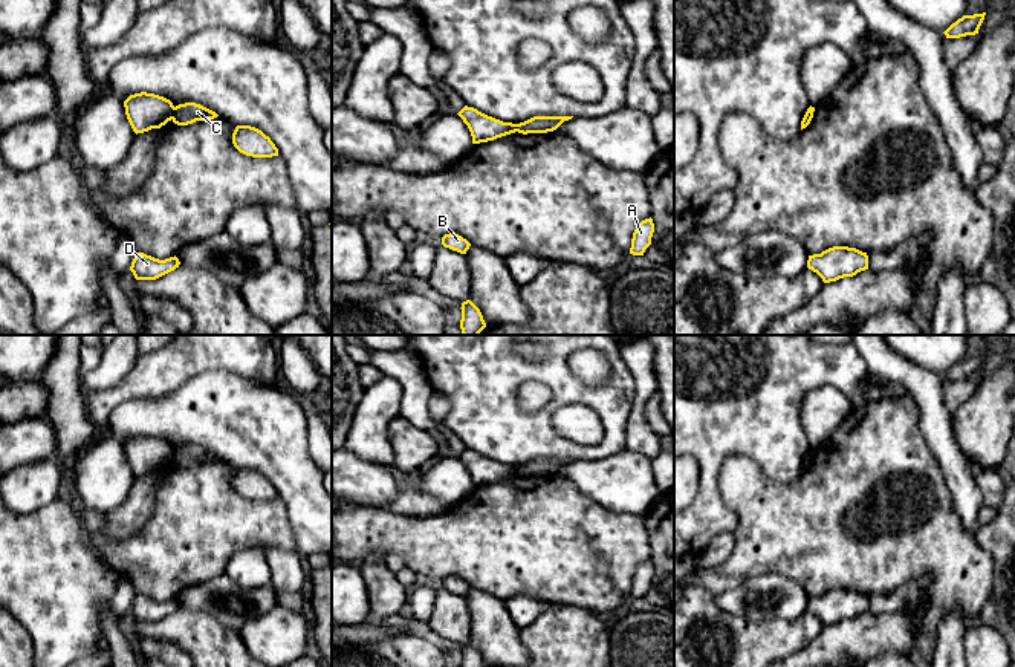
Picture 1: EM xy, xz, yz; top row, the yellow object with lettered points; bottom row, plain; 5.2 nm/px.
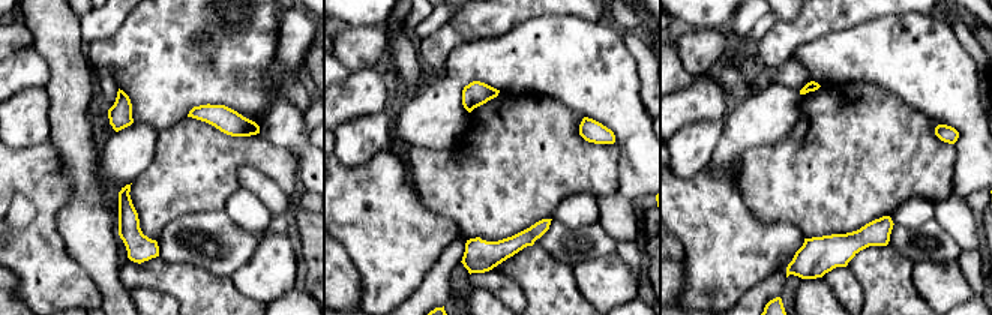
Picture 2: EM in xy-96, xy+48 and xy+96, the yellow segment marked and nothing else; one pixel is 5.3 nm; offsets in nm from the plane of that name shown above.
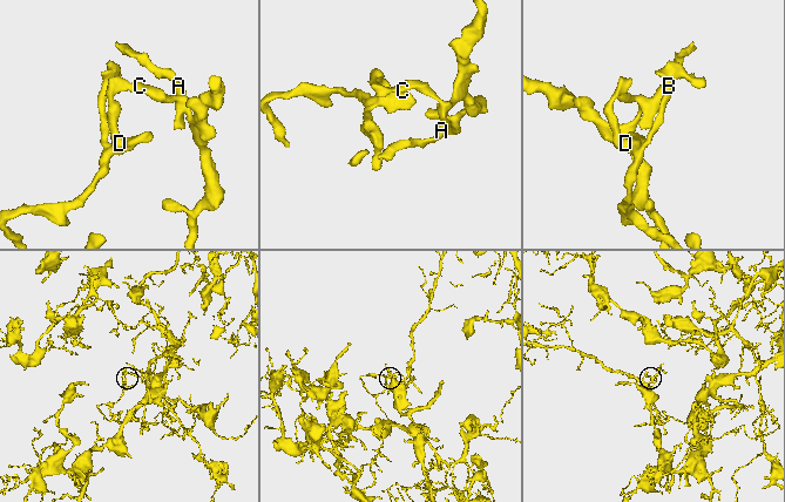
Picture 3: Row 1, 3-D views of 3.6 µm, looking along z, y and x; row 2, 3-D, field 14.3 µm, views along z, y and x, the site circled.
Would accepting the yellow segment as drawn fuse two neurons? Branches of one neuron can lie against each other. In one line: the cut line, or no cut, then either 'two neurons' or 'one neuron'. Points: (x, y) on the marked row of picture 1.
xy (175, 107), (170, 118) | two neurons

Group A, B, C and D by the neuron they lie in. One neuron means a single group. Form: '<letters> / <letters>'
A C / B D

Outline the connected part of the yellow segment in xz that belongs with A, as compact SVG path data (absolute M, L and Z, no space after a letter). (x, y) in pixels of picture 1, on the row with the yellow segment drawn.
M650 217L642 220L633 233L630 254L644 255L645 249L651 245L653 233L654 233L653 219Z

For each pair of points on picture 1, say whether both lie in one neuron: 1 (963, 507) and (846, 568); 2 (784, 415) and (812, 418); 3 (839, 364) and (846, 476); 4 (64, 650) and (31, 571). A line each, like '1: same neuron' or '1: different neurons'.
1: different neurons
2: different neurons
3: different neurons
4: same neuron

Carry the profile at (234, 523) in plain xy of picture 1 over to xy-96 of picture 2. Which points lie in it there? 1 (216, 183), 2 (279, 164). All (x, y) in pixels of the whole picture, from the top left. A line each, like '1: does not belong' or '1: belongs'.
1: belongs
2: belongs

